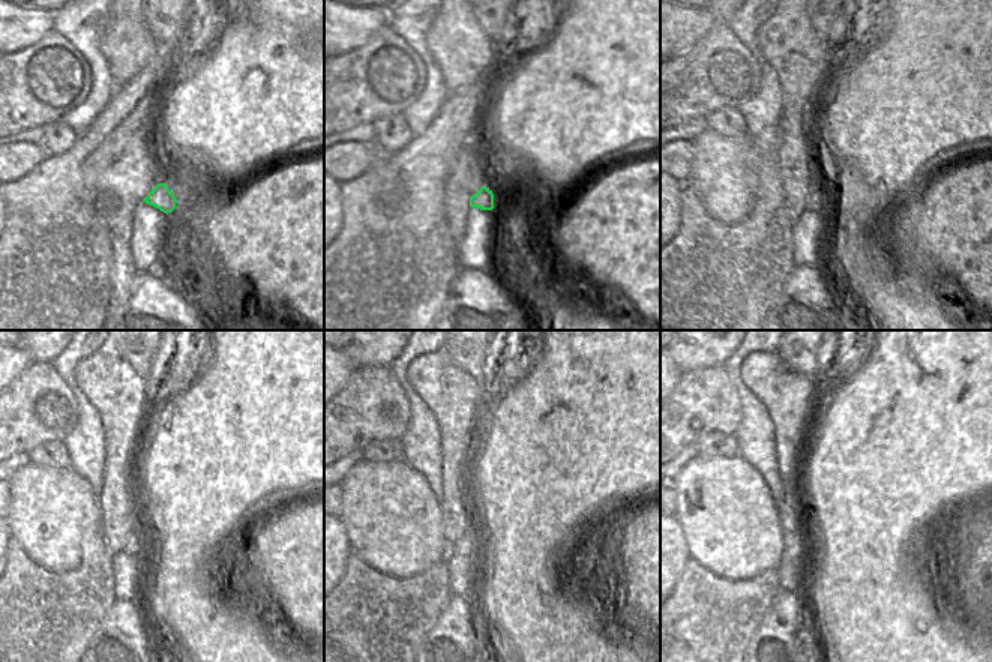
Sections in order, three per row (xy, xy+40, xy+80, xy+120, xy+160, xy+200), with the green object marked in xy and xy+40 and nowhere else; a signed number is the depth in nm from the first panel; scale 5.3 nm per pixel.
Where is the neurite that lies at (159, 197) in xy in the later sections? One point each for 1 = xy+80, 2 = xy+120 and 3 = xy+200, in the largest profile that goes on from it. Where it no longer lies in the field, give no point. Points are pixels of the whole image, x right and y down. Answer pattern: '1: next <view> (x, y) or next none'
1: next xy+80 (817, 200)
2: next xy+120 (134, 547)
3: next xy+200 (794, 542)

